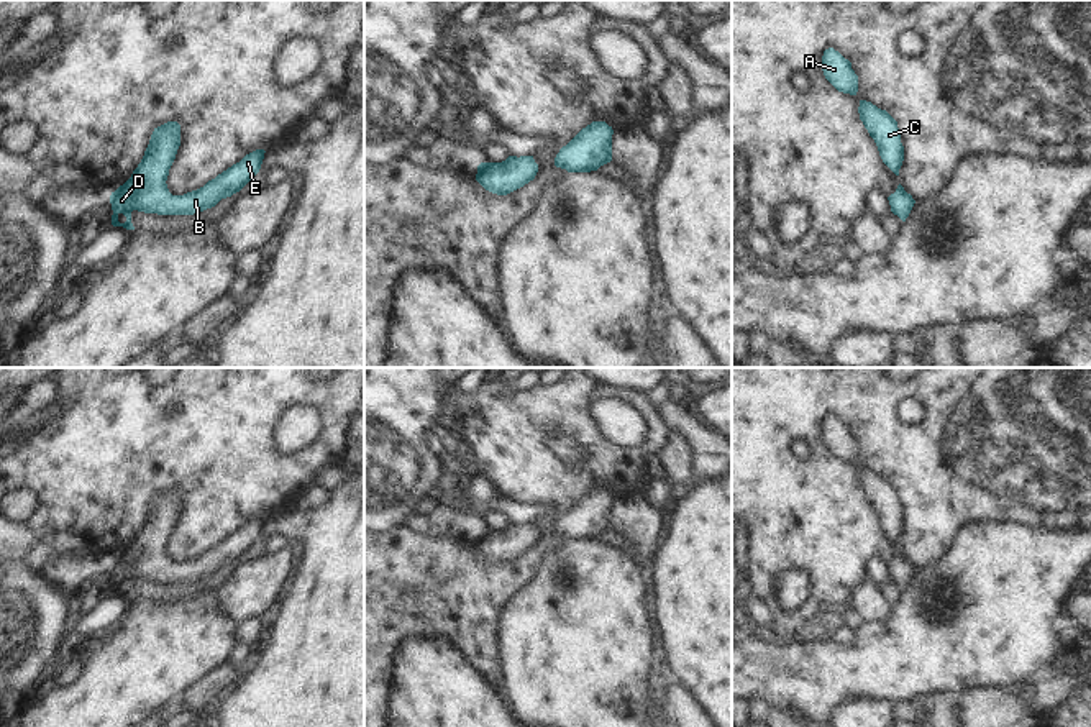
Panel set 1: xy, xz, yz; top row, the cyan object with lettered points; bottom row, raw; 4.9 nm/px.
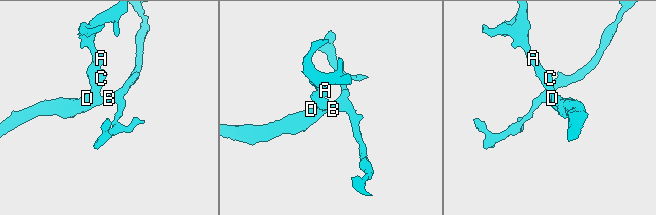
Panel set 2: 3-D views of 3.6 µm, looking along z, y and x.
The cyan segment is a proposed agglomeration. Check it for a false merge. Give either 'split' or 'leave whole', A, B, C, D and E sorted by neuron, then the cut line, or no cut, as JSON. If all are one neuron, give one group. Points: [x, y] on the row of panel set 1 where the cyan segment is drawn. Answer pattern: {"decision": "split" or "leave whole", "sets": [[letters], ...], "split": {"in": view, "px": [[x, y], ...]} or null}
{"decision": "leave whole", "sets": [["A", "B", "C", "D", "E"]], "split": null}

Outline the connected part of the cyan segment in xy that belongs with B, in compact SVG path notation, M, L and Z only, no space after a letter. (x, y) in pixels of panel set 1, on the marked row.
M167 121L154 128L141 162L133 171L131 177L110 195L113 226L135 230L131 223L133 210L157 215L194 215L212 208L221 199L231 197L233 194L240 192L259 172L266 153L264 149L256 149L246 154L240 162L218 174L215 179L208 181L203 187L184 195L172 195L167 189L166 181L179 146L180 125L177 121Z

